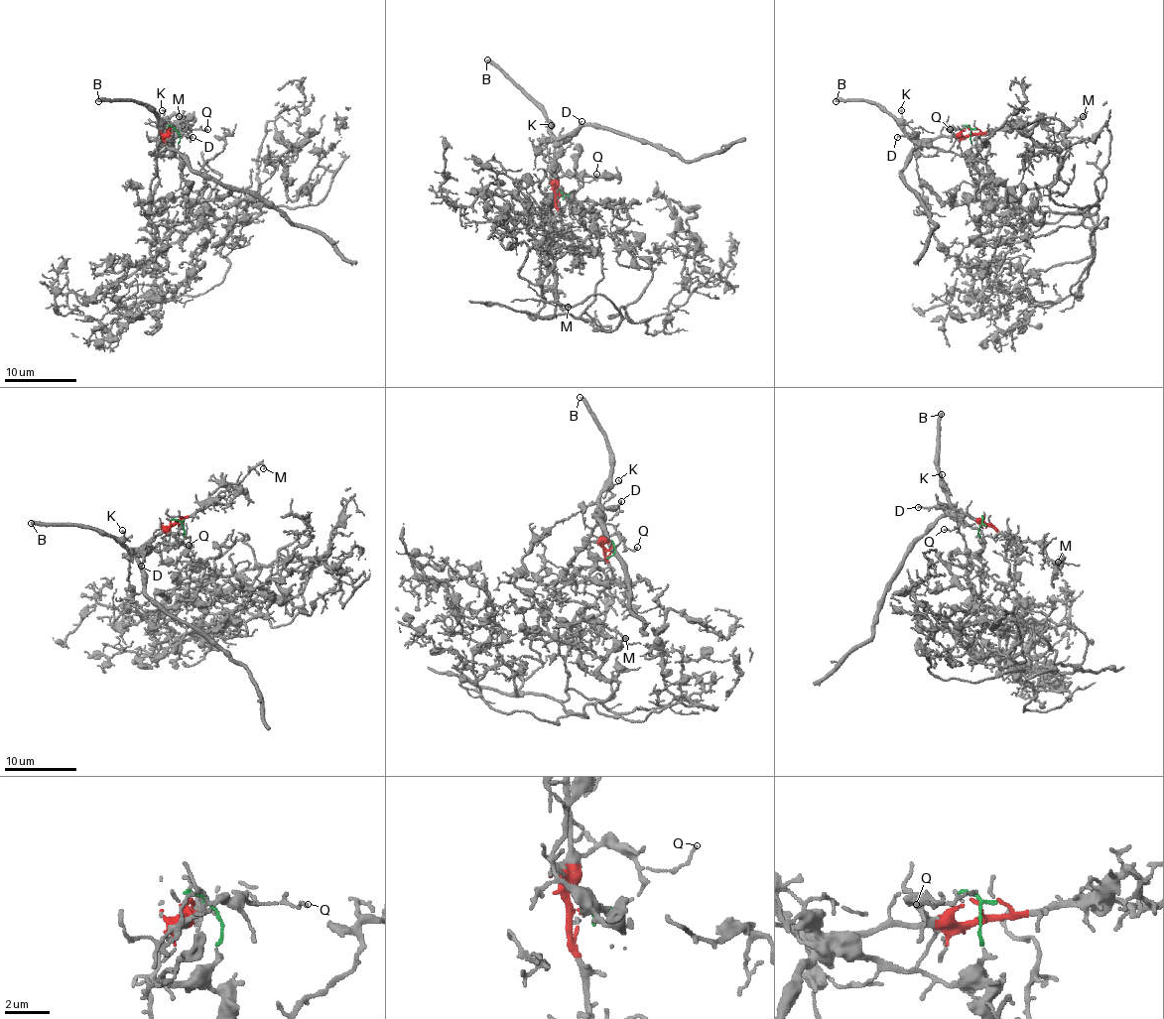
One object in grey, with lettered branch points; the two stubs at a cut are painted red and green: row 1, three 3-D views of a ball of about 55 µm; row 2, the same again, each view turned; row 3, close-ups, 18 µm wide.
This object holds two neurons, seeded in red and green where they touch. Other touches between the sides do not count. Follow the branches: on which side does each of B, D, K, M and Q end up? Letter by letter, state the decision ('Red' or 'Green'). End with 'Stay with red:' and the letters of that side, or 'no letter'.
B: Red
D: Red
K: Red
M: Red
Q: Red
Stay with red: B, D, K, M, Q

